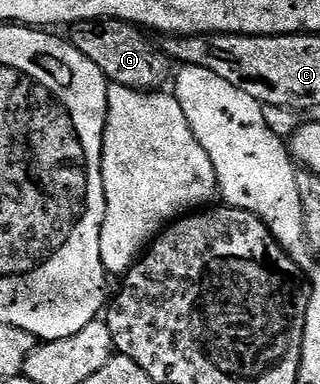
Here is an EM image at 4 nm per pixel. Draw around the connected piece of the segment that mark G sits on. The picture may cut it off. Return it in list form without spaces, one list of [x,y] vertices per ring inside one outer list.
[[[99,19],[96,21],[75,21],[68,29],[68,40],[106,76],[110,85],[123,85],[129,89],[143,91],[158,91],[163,88],[166,80],[172,77],[172,62],[161,48],[149,41],[147,34],[141,28],[135,27],[129,21]]]

